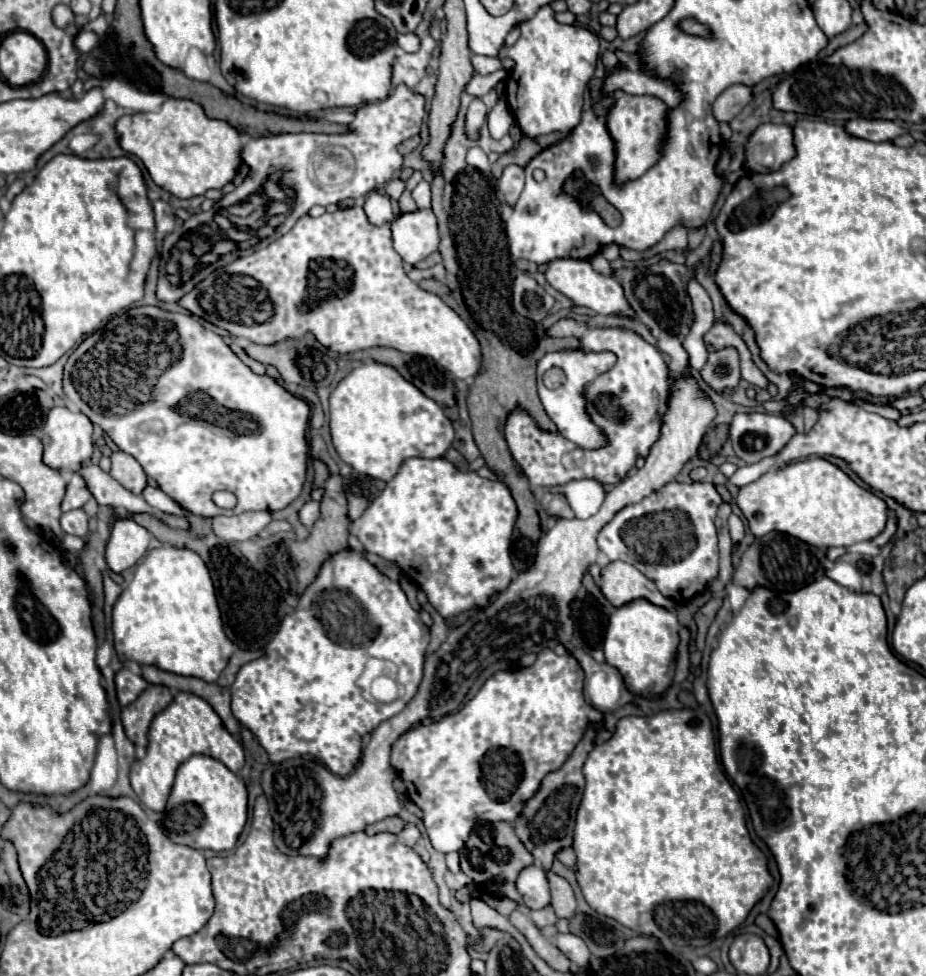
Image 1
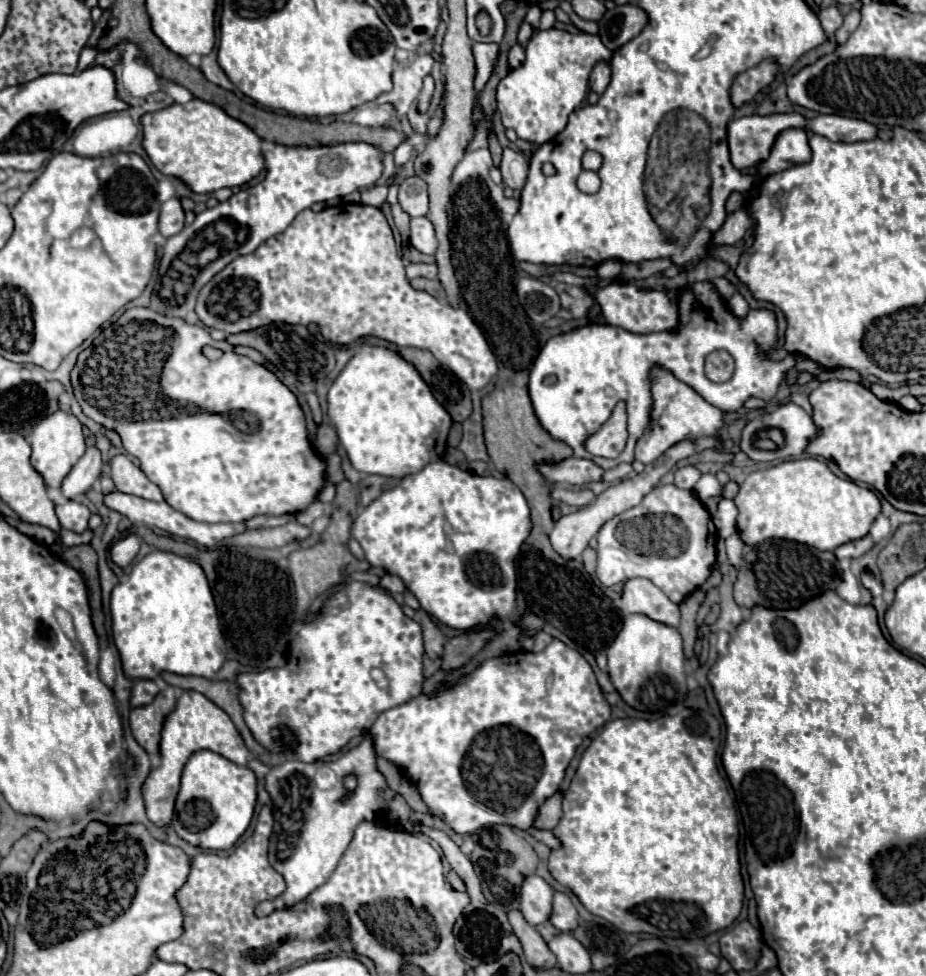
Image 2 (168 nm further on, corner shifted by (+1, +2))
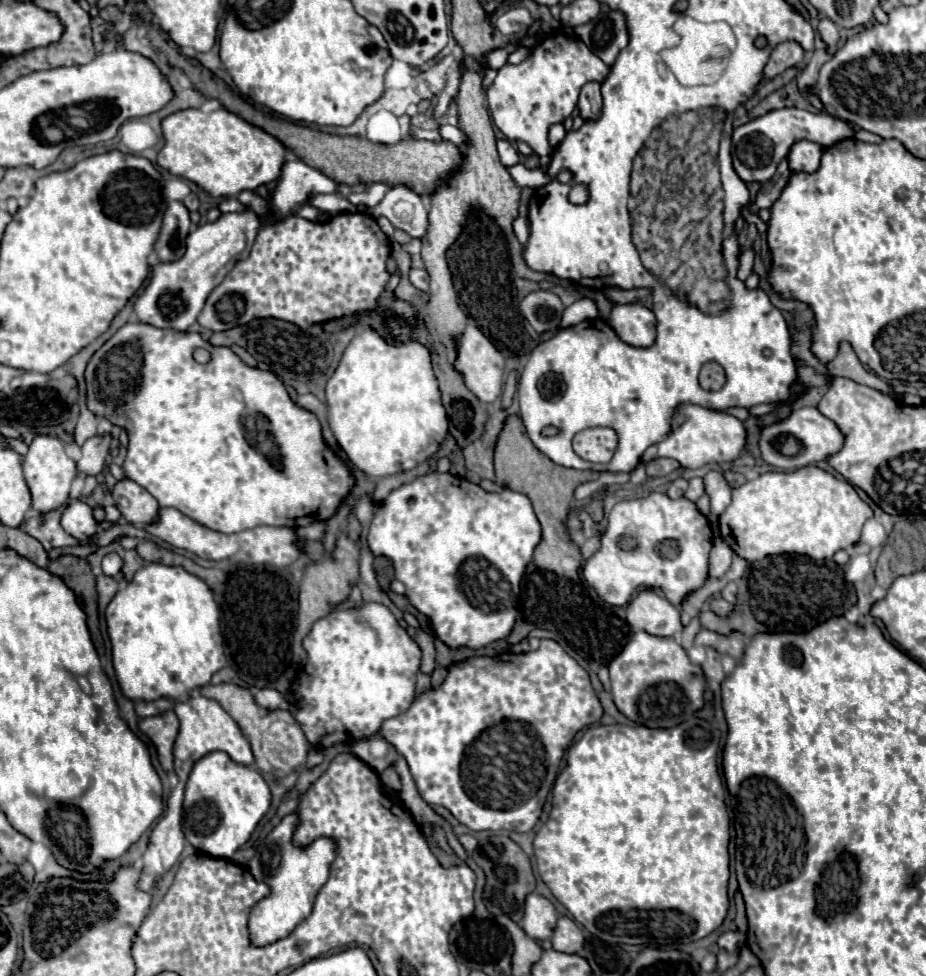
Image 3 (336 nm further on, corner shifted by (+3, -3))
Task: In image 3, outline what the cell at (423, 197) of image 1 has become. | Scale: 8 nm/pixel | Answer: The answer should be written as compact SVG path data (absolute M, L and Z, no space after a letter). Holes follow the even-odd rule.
M396 184L396 188L388 188L384 200L374 206L366 208L370 216L386 216L394 228L408 232L412 238L422 238L428 226L428 210L424 200L412 188L404 188L404 184Z

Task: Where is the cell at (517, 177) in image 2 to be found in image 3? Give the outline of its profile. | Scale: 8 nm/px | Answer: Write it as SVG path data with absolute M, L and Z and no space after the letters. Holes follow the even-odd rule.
M498 140L498 156L500 156L500 162L510 168L510 166L516 166L520 162L520 156L518 156L518 150L508 142L508 140Z

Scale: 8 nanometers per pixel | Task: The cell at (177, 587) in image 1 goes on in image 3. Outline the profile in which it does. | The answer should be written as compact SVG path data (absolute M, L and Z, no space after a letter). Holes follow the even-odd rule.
M158 562L142 566L134 574L134 578L128 582L128 586L122 592L116 592L116 596L110 600L110 604L106 608L106 624L108 624L110 642L112 642L112 658L114 658L116 678L118 678L118 684L122 688L124 696L130 698L130 700L156 700L156 698L162 698L162 696L174 698L174 700L186 700L186 692L208 684L212 674L218 672L220 668L224 668L224 664L226 664L222 636L220 636L220 610L218 610L218 606L216 606L216 602L212 598L212 592L198 576L192 576L190 572L186 572L180 566L166 566L166 564L158 564Z

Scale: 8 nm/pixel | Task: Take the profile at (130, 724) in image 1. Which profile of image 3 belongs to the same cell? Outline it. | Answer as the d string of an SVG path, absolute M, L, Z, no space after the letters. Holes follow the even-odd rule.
M174 710L162 712L158 716L142 718L140 724L138 724L138 728L156 746L156 754L158 754L160 766L166 772L172 772L172 746L174 746L176 734L178 734L178 718L176 718Z

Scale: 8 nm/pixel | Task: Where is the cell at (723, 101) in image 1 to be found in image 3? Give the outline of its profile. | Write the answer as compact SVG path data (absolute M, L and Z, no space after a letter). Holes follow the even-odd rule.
M782 42L774 48L768 64L764 66L762 72L762 80L768 82L772 78L776 78L778 74L782 74L786 68L800 64L804 58L804 50L796 44L796 42Z

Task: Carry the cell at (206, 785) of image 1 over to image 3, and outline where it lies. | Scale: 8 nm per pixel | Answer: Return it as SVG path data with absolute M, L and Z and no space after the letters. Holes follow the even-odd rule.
M210 752L194 764L186 782L184 836L194 850L230 860L232 854L248 842L268 808L270 788L258 770L232 762L224 752Z

